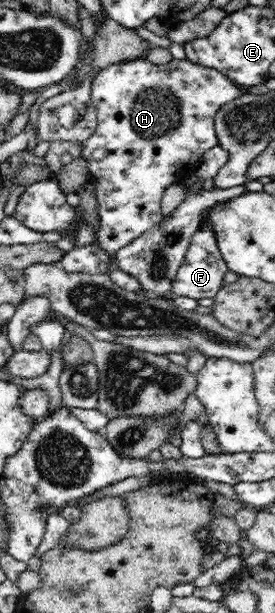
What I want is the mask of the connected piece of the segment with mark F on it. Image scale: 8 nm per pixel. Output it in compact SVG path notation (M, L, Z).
M206 208L199 216L199 226L190 240L190 246L187 247L182 266L179 266L178 272L170 282L172 296L177 295L198 301L213 298L222 288L222 280L229 271L229 265L217 245L216 231L208 223L210 222L208 212L210 209Z

